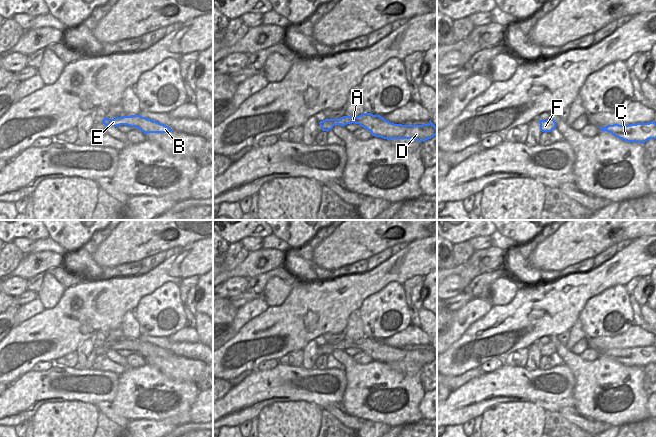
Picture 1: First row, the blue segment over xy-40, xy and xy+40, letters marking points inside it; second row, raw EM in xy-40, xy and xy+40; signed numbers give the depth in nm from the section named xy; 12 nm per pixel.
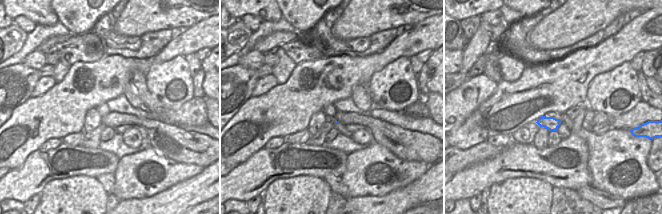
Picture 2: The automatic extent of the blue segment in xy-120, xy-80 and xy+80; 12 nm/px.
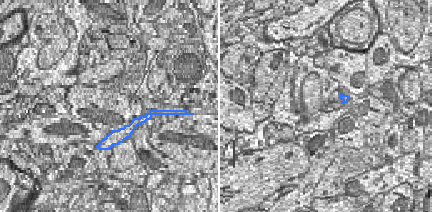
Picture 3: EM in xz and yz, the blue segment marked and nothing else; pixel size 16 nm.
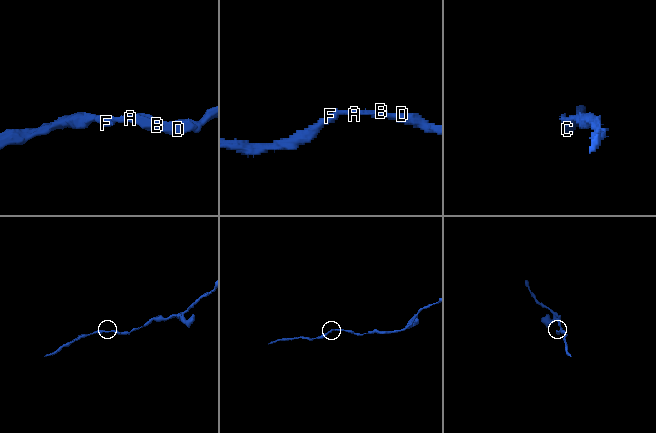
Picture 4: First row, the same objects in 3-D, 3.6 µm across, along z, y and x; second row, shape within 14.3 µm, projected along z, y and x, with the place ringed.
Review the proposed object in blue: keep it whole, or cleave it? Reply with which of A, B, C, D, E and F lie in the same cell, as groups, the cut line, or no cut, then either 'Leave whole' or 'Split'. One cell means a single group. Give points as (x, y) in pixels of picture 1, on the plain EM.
Groups: A B C D E F. No split. Leave whole.

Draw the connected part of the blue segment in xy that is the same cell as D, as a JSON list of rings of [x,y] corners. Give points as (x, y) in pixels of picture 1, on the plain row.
[[[363,337],[357,341],[343,340],[339,343],[325,343],[319,348],[322,355],[329,355],[334,349],[345,350],[347,348],[359,348],[371,356],[372,360],[383,363],[411,363],[416,365],[426,365],[437,359],[437,352],[429,345],[429,348],[422,349],[402,349],[394,348],[385,344],[380,339]]]

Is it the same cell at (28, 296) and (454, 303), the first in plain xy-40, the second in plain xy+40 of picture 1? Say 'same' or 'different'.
same

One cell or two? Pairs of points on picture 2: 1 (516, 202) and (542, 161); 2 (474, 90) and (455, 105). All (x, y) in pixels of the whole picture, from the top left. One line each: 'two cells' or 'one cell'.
1: two cells
2: one cell

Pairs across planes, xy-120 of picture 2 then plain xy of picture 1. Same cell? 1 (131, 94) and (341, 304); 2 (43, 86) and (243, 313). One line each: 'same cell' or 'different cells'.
1: different cells
2: same cell

